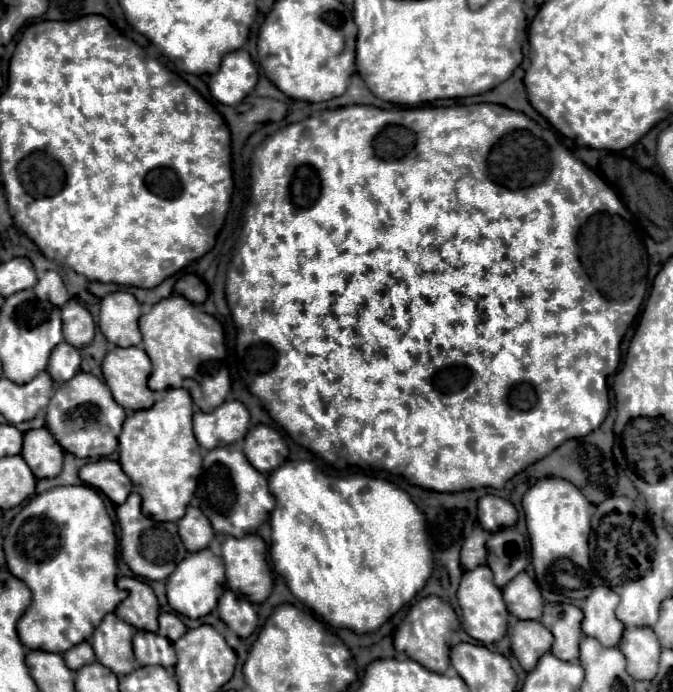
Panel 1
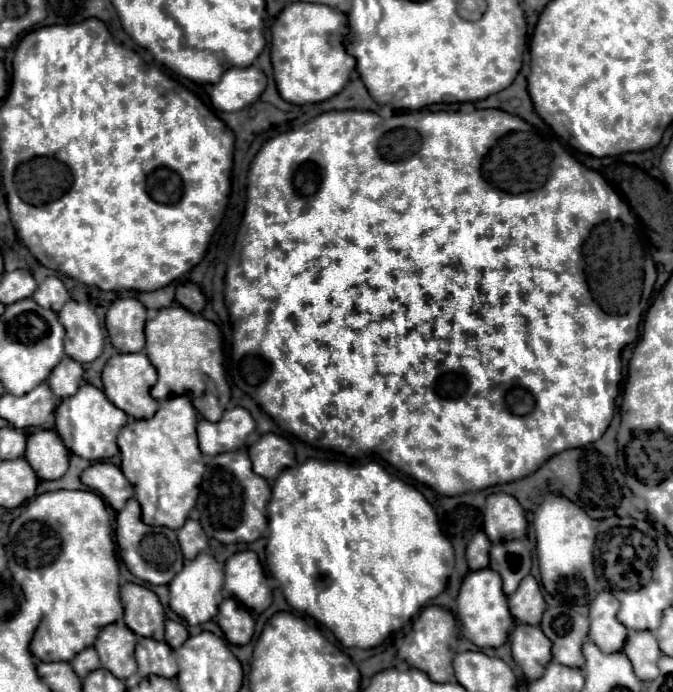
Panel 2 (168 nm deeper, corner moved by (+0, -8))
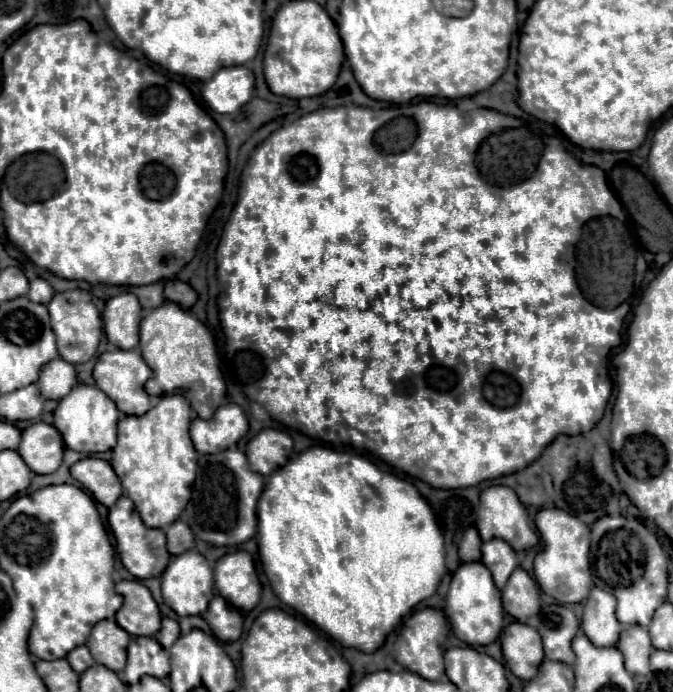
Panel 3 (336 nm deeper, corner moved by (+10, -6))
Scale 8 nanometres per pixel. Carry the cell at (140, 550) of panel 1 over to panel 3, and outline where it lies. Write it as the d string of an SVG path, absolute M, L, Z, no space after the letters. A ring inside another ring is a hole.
M122 496L118 498L118 502L110 508L110 514L108 514L108 524L112 528L112 534L116 538L116 550L120 554L120 560L122 564L126 566L126 570L144 580L144 578L154 578L154 576L160 576L162 570L168 566L170 562L170 554L166 550L166 536L164 536L164 530L158 530L158 528L146 528L144 522L140 520L134 504L130 498Z

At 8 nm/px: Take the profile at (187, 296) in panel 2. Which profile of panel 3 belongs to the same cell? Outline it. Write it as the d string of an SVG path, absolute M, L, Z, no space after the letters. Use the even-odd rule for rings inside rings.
M178 278L166 282L164 294L166 294L166 300L176 302L176 304L182 306L184 310L192 308L192 306L196 304L196 298L198 298L196 292L194 292L194 288L192 288L188 282L182 282L182 280L178 280Z

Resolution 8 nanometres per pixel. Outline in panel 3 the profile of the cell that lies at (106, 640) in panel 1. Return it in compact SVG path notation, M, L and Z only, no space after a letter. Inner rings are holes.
M102 620L94 626L86 646L98 664L104 664L114 672L122 672L126 666L128 642L130 634L126 634L126 630L122 630L116 620Z

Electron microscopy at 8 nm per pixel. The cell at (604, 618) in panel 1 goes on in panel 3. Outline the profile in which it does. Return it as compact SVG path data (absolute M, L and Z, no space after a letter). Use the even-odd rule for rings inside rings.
M594 588L590 592L590 598L584 606L582 632L590 638L594 646L616 646L622 632L622 624L618 622L614 610L616 598L610 592L602 588Z

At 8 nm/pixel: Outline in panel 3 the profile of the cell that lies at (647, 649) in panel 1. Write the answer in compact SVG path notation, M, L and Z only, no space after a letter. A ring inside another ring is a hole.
M628 626L626 630L622 630L622 638L618 640L618 650L622 650L626 670L630 670L630 674L648 674L650 672L648 658L654 646L644 626Z

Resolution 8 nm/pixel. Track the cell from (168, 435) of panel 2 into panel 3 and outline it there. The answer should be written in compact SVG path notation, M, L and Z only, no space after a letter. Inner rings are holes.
M182 394L164 396L144 416L126 416L118 422L118 444L112 450L112 468L126 496L150 528L166 528L186 508L196 478L196 450L190 434L190 404Z

